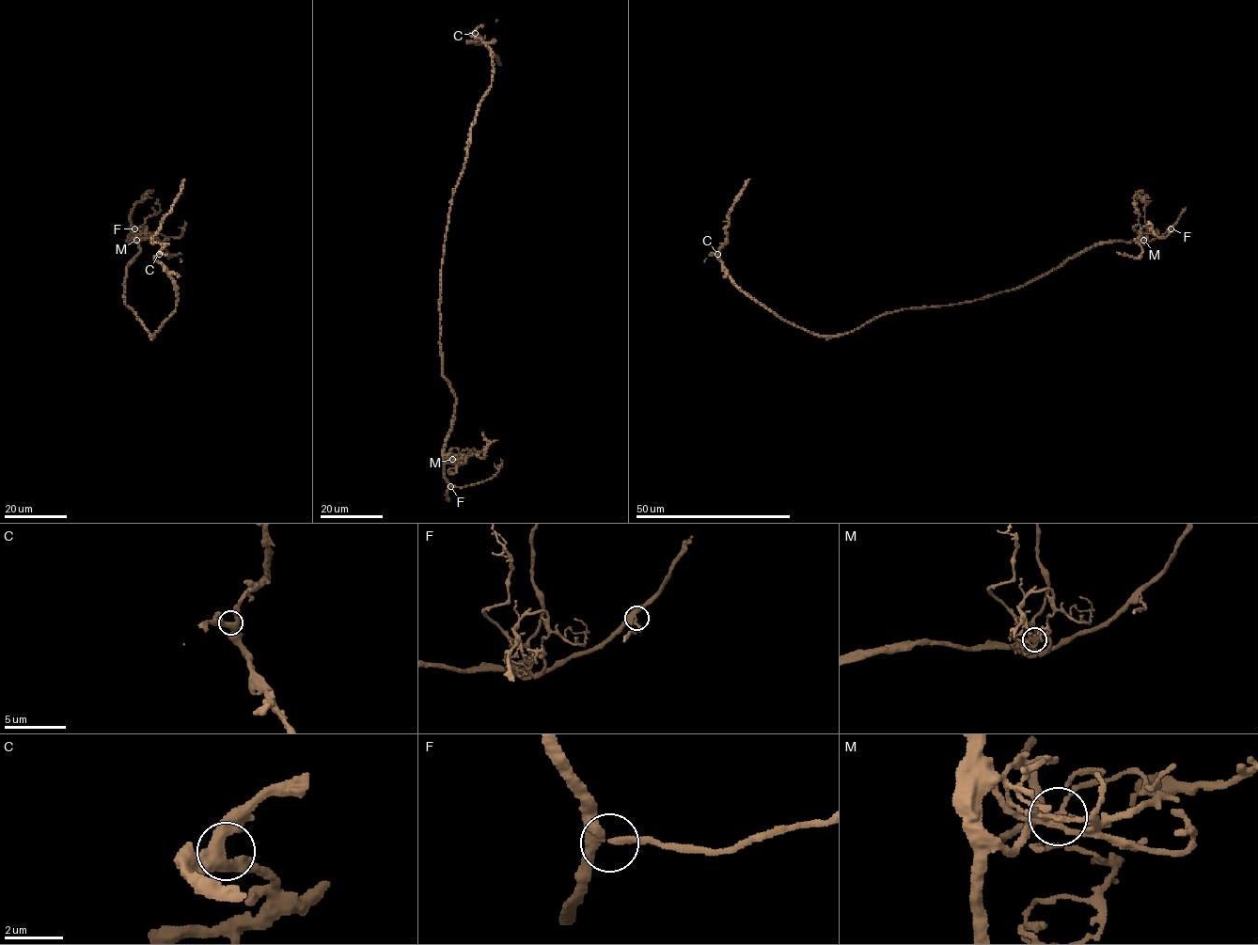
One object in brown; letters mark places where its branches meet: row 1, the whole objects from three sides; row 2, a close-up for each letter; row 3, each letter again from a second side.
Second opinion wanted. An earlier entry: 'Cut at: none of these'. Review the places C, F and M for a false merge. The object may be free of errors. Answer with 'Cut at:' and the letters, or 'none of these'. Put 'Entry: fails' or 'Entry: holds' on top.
Entry: fails
Cut at: M

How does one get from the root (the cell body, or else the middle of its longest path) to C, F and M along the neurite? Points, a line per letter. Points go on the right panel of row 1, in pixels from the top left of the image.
C: (914, 307), (886, 312), (846, 333), (816, 336), (781, 319), (747, 296), (731, 278), (717, 254)
F: (914, 307), (958, 305), (1008, 291), (1046, 275), (1094, 245), (1114, 241), (1148, 243), (1171, 228)
M: (914, 307), (958, 305), (1008, 291), (1046, 275), (1094, 245), (1143, 240)

